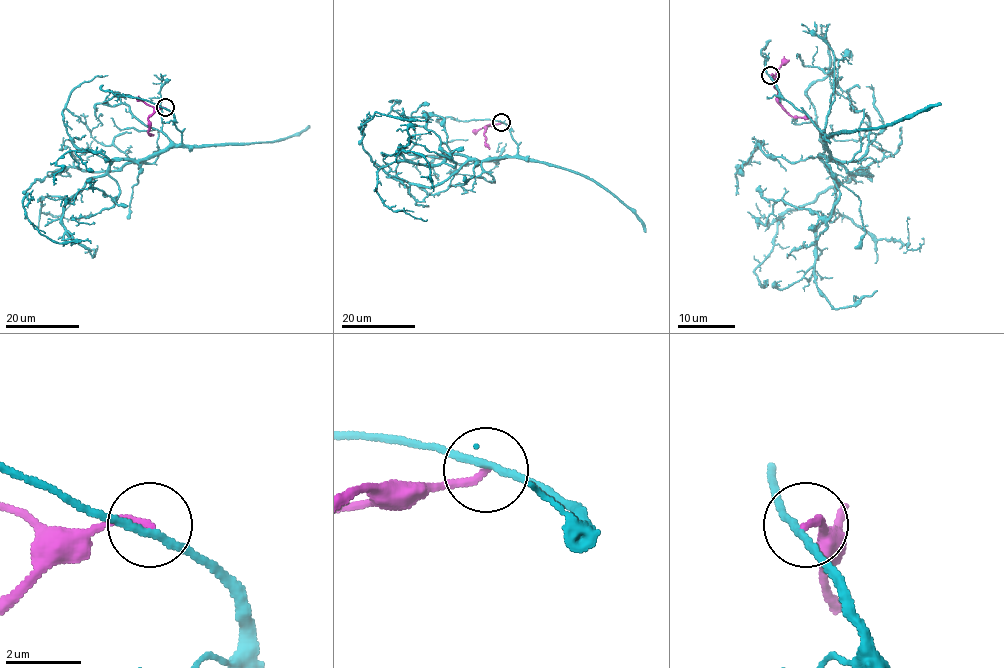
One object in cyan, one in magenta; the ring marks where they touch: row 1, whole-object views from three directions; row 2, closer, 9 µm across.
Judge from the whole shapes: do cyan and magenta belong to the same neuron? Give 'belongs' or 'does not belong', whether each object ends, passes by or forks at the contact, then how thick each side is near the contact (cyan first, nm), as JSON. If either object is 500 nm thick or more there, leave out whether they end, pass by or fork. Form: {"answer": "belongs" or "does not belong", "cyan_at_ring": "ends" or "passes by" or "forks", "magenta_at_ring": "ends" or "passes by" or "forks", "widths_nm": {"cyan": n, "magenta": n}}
{"answer": "does not belong", "cyan_at_ring": "passes by", "magenta_at_ring": "ends", "widths_nm": {"cyan": 190, "magenta": 200}}

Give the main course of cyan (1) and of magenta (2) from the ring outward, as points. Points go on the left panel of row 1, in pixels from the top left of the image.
1: (165, 108), (181, 132), (177, 145), (118, 170), (64, 167), (26, 189), (25, 216), (40, 233), (91, 243)
2: (165, 107), (158, 108), (149, 117), (148, 133), (154, 135)

